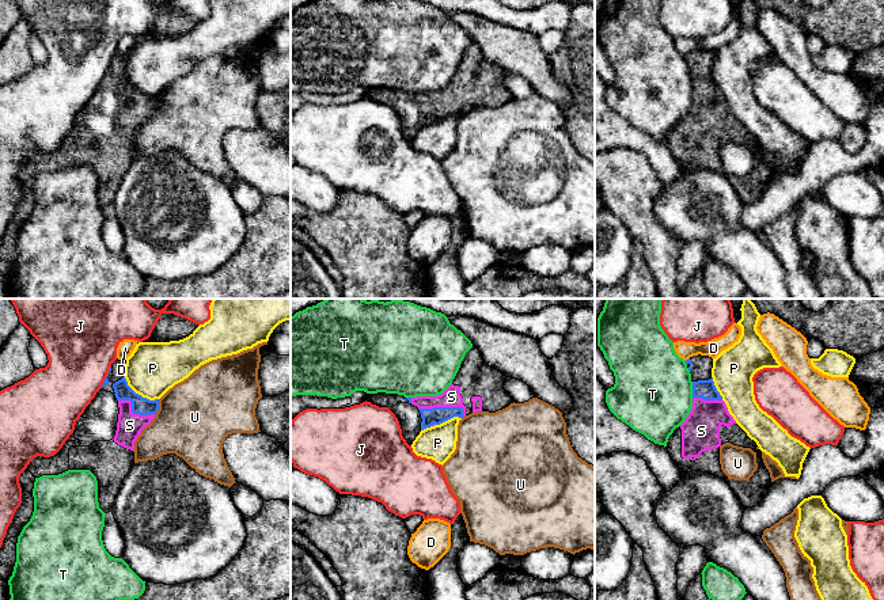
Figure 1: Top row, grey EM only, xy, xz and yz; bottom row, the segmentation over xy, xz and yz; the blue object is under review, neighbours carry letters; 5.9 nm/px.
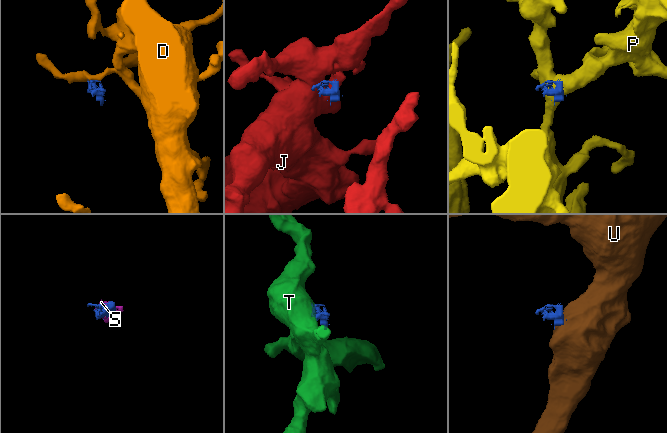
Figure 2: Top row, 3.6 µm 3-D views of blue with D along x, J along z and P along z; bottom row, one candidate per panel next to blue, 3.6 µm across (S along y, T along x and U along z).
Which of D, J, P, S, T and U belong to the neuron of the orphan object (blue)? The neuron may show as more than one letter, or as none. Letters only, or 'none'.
S

